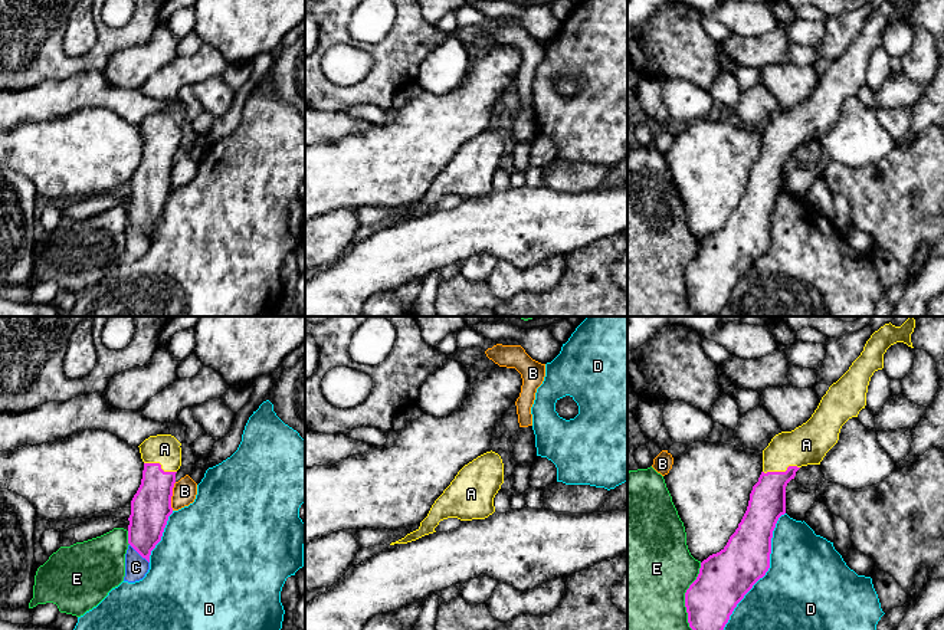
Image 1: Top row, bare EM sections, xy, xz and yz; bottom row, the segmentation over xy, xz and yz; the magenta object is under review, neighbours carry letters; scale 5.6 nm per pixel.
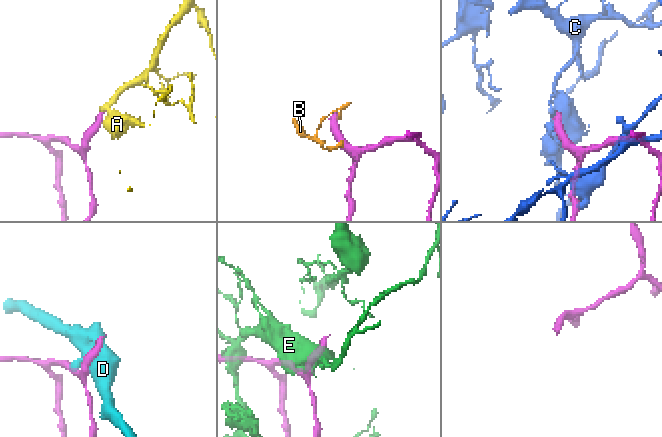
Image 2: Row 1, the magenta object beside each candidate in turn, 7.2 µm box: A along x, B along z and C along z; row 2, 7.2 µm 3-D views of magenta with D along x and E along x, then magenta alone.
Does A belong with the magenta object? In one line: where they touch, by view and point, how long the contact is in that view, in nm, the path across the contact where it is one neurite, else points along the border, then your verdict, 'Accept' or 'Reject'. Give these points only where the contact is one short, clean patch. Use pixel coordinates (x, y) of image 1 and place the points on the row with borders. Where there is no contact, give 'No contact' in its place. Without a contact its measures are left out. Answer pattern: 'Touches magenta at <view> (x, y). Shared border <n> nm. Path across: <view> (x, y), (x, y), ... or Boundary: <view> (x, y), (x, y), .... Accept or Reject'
Touches magenta at yz (780, 472). Shared border 220 nm. Accept

